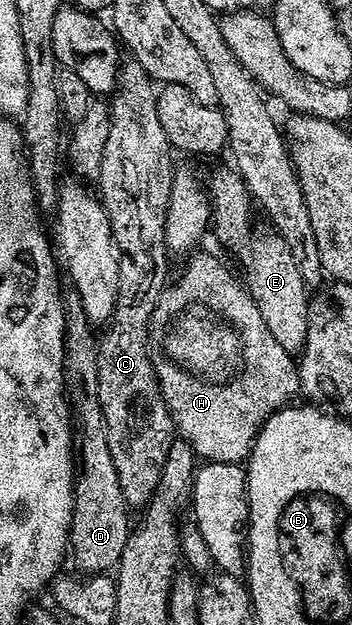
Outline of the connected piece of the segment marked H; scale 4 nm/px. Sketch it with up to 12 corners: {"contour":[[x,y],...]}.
{"contour":[[174,277],[151,361],[178,435],[243,462],[300,391],[265,318]]}

